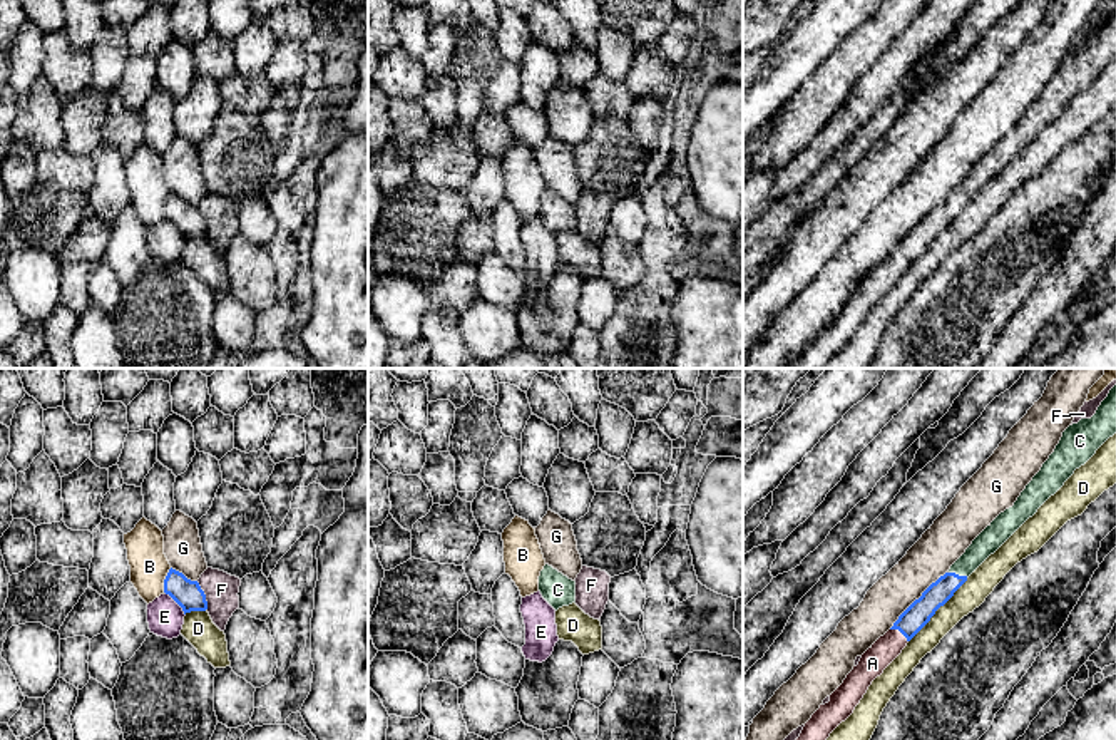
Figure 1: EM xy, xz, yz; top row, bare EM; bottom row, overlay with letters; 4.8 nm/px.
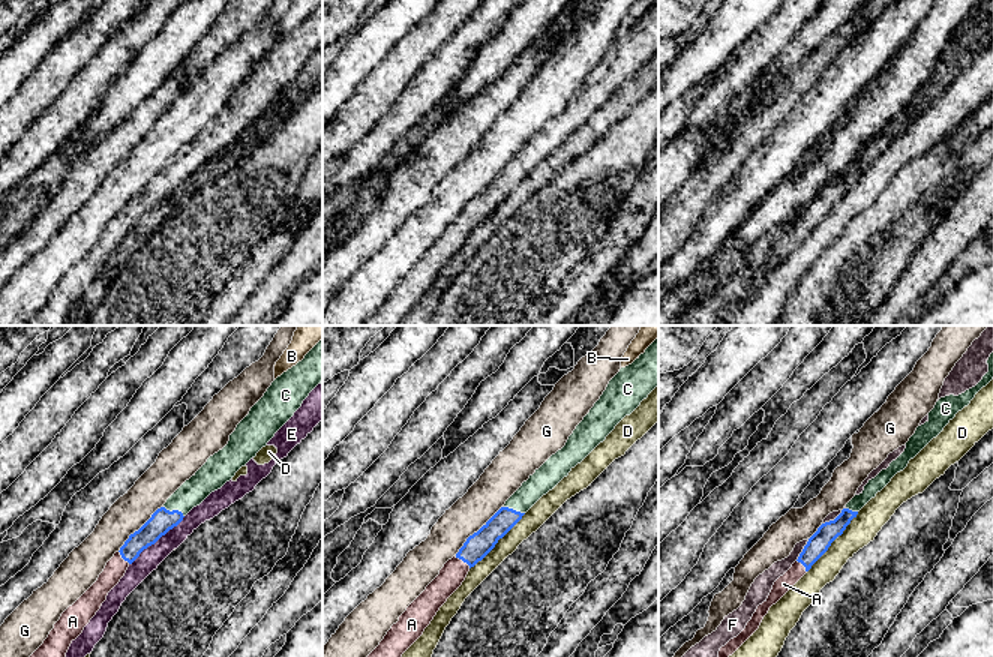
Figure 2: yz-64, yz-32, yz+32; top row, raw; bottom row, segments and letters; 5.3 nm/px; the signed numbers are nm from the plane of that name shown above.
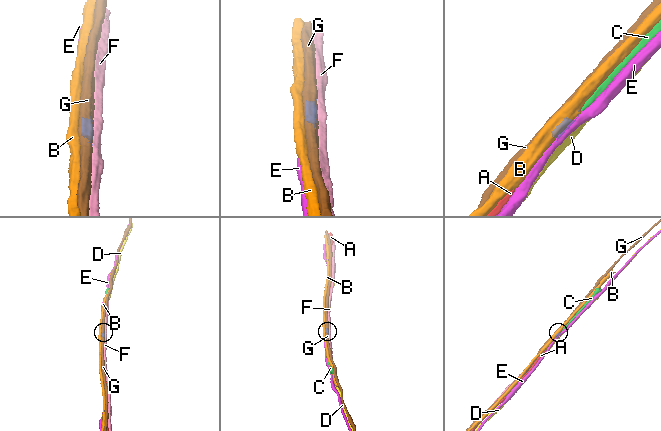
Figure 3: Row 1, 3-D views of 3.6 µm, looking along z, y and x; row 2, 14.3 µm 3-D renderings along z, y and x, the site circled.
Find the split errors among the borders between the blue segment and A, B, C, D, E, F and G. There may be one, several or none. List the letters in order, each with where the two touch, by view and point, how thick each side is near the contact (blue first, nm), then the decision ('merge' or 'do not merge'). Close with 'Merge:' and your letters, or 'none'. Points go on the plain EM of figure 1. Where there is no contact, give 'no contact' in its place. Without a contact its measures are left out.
A: contact yz (900, 256); calibres 120 and 130 nm; merge
B: contact xy (164, 205); calibres 140 and 190 nm; do not merge
C: contact yz (959, 201); calibres 120 and 110 nm; merge
D: contact yz (937, 233); calibres 120 and 140 nm; do not merge
E: contact xy (176, 226); calibres 140 and 170 nm; do not merge
F: contact xy (204, 220); calibres 140 and 160 nm; do not merge
G: contact yz (919, 223); calibres 120 and 200 nm; do not merge
Merge: A, C

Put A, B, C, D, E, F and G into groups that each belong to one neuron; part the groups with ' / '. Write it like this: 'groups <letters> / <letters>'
groups A C / B / D / E / F / G

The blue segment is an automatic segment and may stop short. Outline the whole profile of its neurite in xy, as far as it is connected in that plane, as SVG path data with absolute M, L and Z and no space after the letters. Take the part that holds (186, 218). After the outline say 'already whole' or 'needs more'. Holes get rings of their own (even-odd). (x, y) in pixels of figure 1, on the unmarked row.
M172 193L164 204L164 218L182 233L184 239L207 234L206 219L199 208L187 204L182 198Z; already whole

